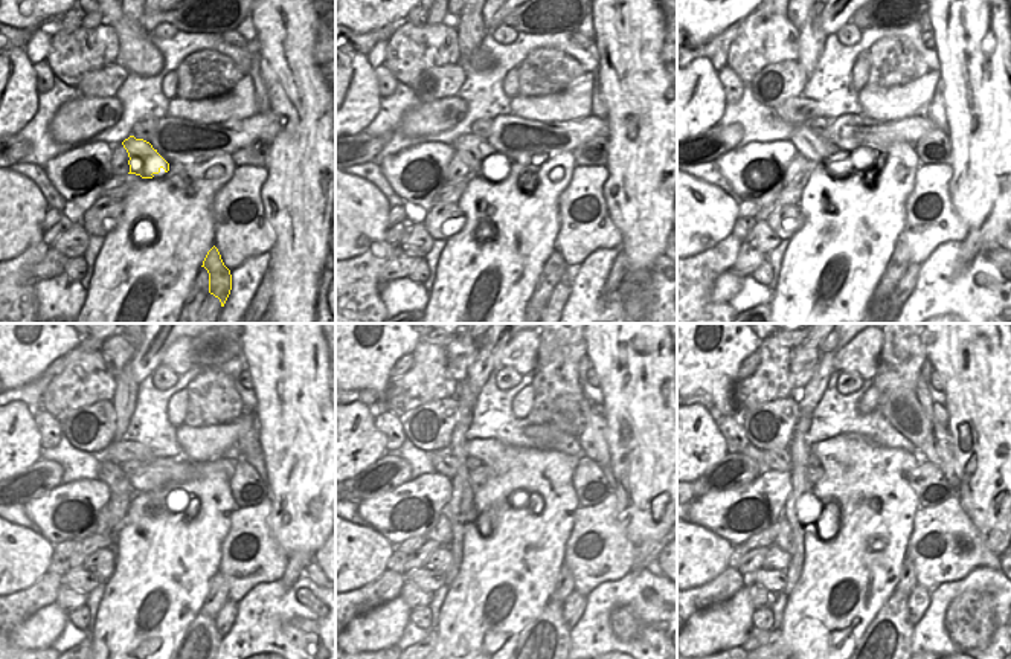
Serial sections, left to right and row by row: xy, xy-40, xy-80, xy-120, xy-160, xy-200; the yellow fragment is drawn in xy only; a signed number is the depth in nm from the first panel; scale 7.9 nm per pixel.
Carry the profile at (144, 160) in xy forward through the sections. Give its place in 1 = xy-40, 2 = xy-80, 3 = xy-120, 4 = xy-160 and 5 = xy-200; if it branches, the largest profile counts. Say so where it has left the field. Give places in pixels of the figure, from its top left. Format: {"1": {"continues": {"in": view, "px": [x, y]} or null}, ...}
{"1": {"continues": {"in": "xy-40", "px": [482, 159]}}, "2": {"continues": {"in": "xy-80", "px": [816, 148]}}, "3": {"continues": {"in": "xy-120", "px": [112, 475]}}, "4": {"continues": {"in": "xy-160", "px": [442, 461]}}, "5": {"continues": {"in": "xy-200", "px": [779, 459]}}}

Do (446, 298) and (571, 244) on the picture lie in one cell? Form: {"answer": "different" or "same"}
{"answer": "different"}

